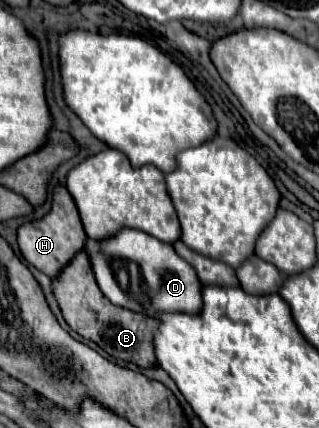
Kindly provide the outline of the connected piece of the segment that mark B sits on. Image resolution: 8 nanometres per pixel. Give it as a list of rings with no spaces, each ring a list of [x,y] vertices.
[[[85,251],[77,253],[77,257],[69,263],[69,267],[63,269],[63,273],[53,281],[53,289],[61,305],[63,317],[73,331],[77,331],[85,339],[95,341],[101,349],[105,349],[115,359],[131,361],[141,369],[157,367],[153,337],[157,333],[159,321],[113,305],[97,287],[97,281],[93,279],[93,269],[89,267],[89,257],[85,255]]]

